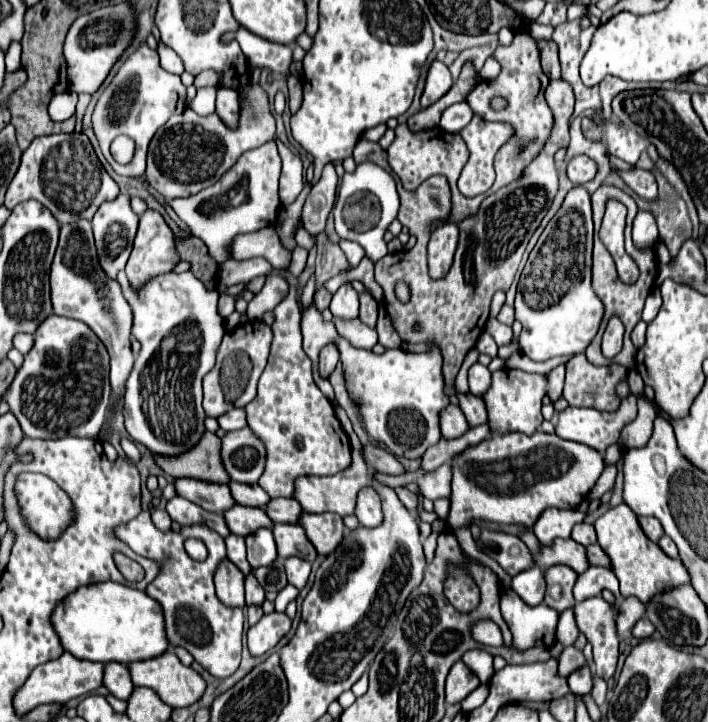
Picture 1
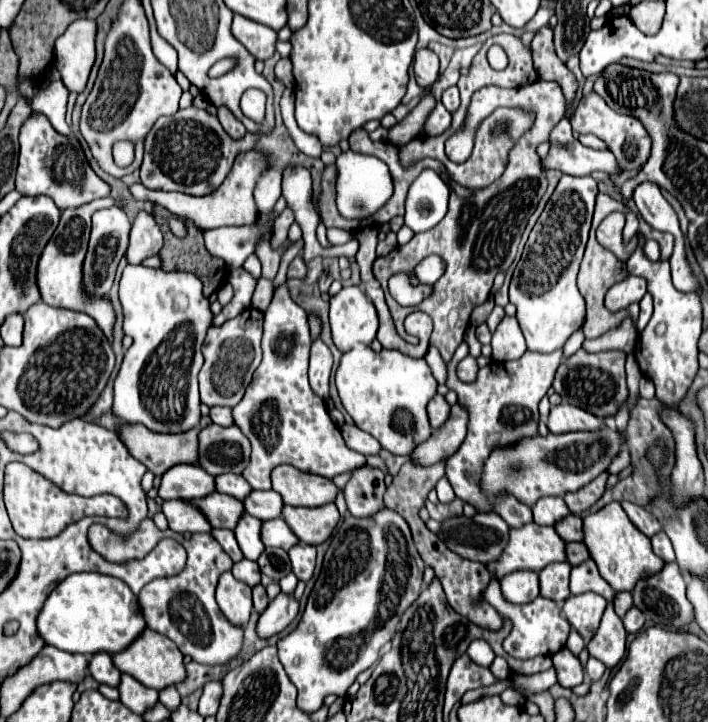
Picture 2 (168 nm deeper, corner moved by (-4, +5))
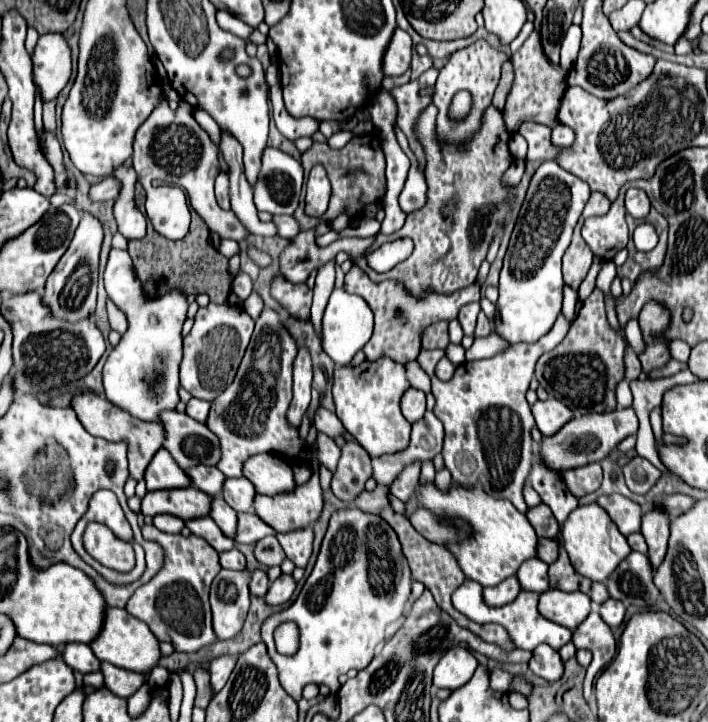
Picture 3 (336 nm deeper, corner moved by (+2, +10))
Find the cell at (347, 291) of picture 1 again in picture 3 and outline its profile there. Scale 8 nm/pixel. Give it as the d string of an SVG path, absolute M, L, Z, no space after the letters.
M334 288L322 318L322 348L336 362L336 366L350 364L354 354L360 348L364 348L364 344L370 340L372 326L374 326L374 314L370 306L364 302L364 298L348 294L344 288Z

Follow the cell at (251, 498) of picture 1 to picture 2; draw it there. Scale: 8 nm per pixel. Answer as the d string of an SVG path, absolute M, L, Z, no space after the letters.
M234 473L218 475L214 479L214 485L216 485L218 493L226 493L226 495L236 497L240 501L250 493L250 485L246 483L246 479L242 479L242 475L234 475Z

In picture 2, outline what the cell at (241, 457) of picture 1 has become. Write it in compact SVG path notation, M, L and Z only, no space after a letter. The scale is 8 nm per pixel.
M210 423L208 427L200 429L198 433L198 465L210 473L210 475L220 475L220 473L242 473L242 469L246 469L248 465L248 457L250 457L250 443L248 439L242 435L242 431L238 431L238 427L230 425L230 427L218 427L214 423Z

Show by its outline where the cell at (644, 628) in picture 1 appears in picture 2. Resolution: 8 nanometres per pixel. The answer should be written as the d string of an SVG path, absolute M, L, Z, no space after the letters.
M630 607L628 613L622 617L622 621L624 621L624 629L628 633L638 633L644 625L644 615L636 607Z

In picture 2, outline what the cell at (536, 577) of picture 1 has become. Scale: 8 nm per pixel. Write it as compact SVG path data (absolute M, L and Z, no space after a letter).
M518 571L506 575L506 579L500 579L502 597L510 603L524 605L538 597L538 573L536 571Z

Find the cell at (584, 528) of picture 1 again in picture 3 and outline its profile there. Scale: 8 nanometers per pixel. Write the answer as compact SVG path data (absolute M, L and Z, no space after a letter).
M540 504L536 508L528 508L526 516L532 522L532 526L540 538L556 538L558 536L560 524L556 522L556 518L554 518L552 510L548 510L548 506Z

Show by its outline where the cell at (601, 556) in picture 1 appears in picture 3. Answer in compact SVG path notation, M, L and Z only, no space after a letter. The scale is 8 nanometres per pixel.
M540 538L538 540L538 558L544 560L546 564L552 564L552 562L558 560L558 548L560 548L560 542L558 540Z

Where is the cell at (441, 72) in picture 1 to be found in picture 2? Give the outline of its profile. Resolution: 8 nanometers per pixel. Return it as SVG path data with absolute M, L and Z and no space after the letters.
M416 49L414 53L414 77L422 89L428 89L438 79L438 57L430 49Z

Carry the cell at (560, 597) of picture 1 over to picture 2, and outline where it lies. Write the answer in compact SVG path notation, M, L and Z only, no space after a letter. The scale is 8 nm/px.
M550 563L538 573L540 579L540 595L546 599L552 599L556 603L562 603L570 591L568 591L568 579L570 579L572 565L564 563Z

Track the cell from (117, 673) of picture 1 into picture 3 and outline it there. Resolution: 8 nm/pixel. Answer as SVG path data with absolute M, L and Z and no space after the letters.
M68 644L64 646L60 658L72 668L78 670L82 674L88 672L98 672L100 670L100 660L96 660L96 656L92 654L92 648L88 644Z

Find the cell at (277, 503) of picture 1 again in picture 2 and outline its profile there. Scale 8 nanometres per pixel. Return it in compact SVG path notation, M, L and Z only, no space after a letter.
M250 491L250 495L242 503L244 511L260 521L280 517L284 505L282 499L278 499L276 491Z

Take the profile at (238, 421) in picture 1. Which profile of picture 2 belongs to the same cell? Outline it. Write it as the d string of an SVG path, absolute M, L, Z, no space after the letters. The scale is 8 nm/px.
M210 407L210 419L212 419L216 425L222 425L222 427L232 425L230 407Z

